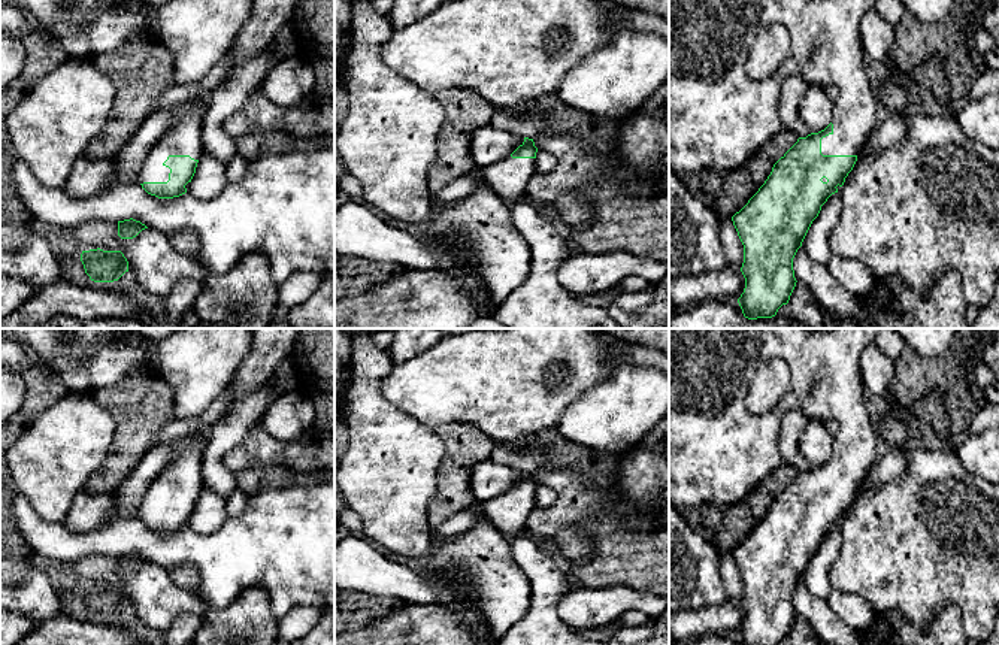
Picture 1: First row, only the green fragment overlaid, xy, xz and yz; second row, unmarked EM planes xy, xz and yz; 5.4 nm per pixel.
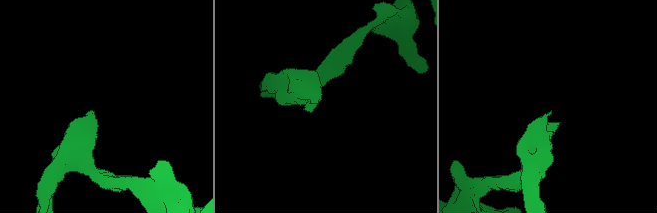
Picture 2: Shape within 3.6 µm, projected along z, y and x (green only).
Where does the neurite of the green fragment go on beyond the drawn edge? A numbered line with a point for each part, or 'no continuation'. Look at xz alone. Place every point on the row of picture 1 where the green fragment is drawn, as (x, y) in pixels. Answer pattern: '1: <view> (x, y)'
1: xz (509, 176)

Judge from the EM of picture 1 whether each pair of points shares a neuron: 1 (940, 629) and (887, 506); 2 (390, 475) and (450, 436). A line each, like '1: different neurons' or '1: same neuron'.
1: different neurons
2: different neurons

